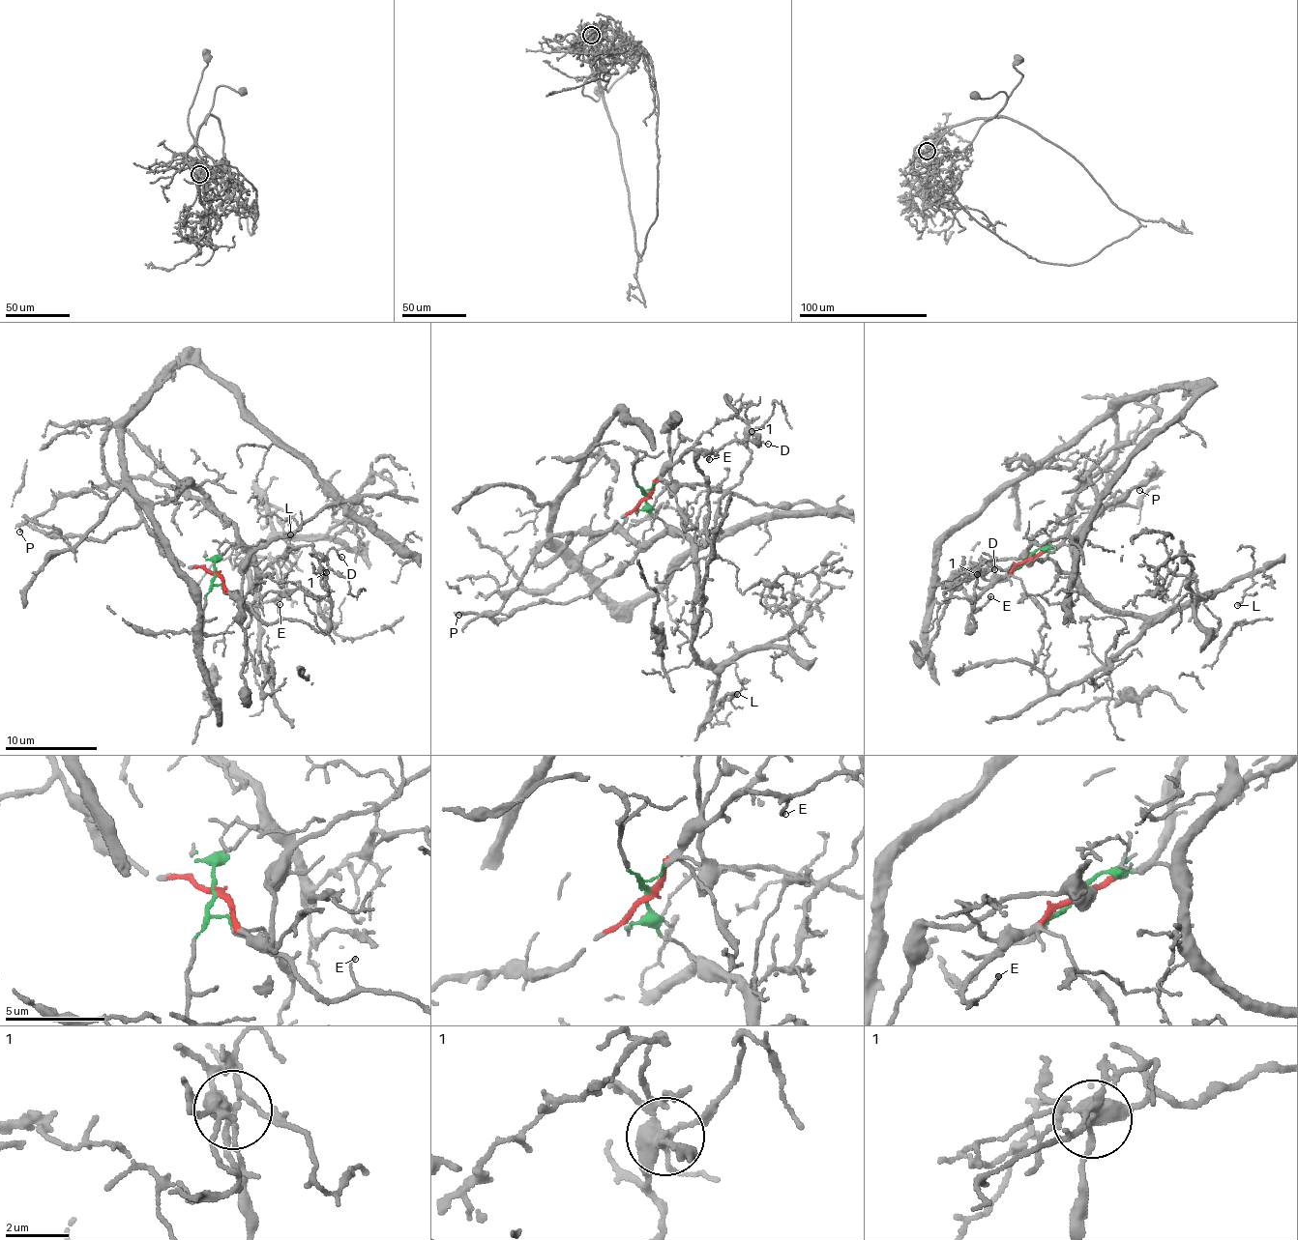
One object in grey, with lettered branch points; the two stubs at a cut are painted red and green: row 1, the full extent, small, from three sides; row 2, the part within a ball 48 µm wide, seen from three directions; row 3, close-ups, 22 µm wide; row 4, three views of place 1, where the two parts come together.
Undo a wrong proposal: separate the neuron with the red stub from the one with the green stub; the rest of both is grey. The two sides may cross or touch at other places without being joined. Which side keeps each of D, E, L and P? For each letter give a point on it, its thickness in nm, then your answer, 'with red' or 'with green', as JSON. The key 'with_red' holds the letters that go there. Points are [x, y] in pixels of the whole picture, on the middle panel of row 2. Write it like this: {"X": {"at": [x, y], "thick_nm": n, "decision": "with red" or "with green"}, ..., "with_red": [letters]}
{"D": {"at": [768, 444], "thick_nm": 110, "decision": "with red"}, "E": {"at": [709, 459], "thick_nm": 110, "decision": "with red"}, "L": {"at": [737, 694], "thick_nm": 180, "decision": "with green"}, "P": {"at": [458, 615], "thick_nm": 150, "decision": "with green"}, "with_red": ["D", "E"]}

